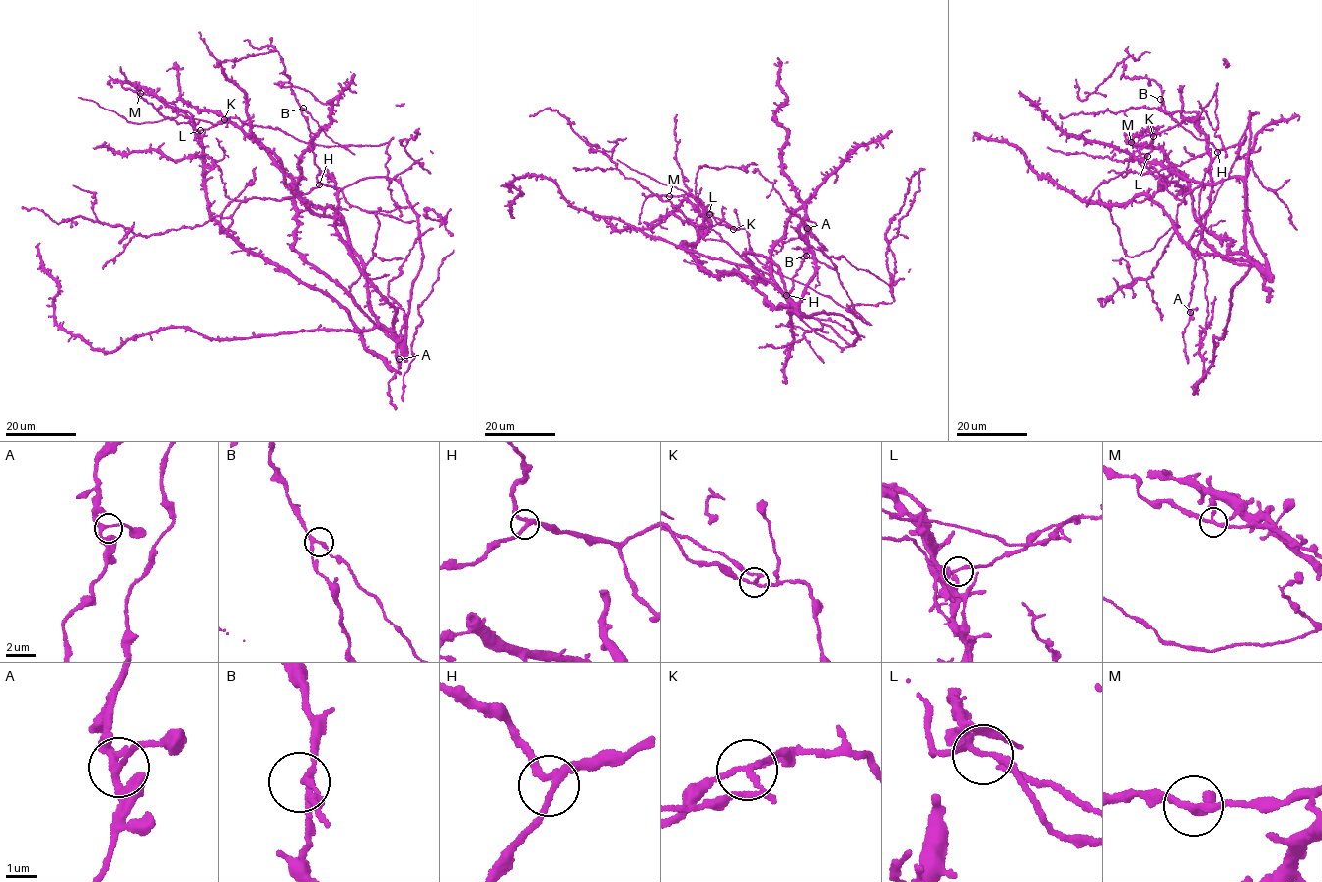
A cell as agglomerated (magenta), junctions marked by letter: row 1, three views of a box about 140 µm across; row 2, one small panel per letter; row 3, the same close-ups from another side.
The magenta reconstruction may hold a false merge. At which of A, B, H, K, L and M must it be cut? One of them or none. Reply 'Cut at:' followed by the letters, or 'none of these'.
Cut at: K

